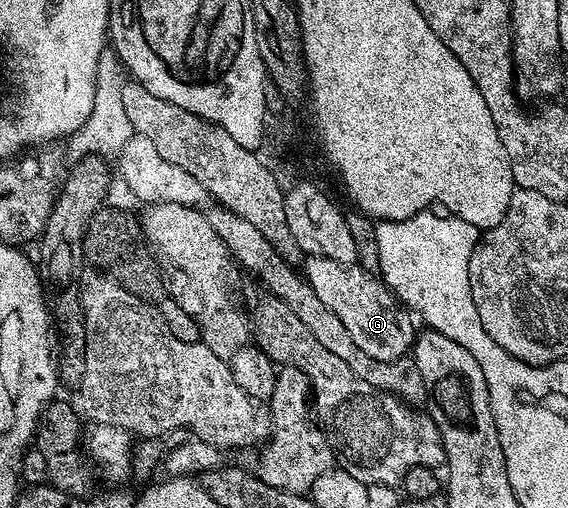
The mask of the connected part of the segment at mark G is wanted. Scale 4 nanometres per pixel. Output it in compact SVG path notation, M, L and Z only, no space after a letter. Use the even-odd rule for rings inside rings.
M319 255L307 258L305 267L304 278L312 285L316 297L320 297L328 310L344 321L344 329L348 329L352 341L356 341L368 357L391 363L411 354L416 338L415 320L409 310L400 306L394 292L377 274L365 271L361 265L337 263Z

